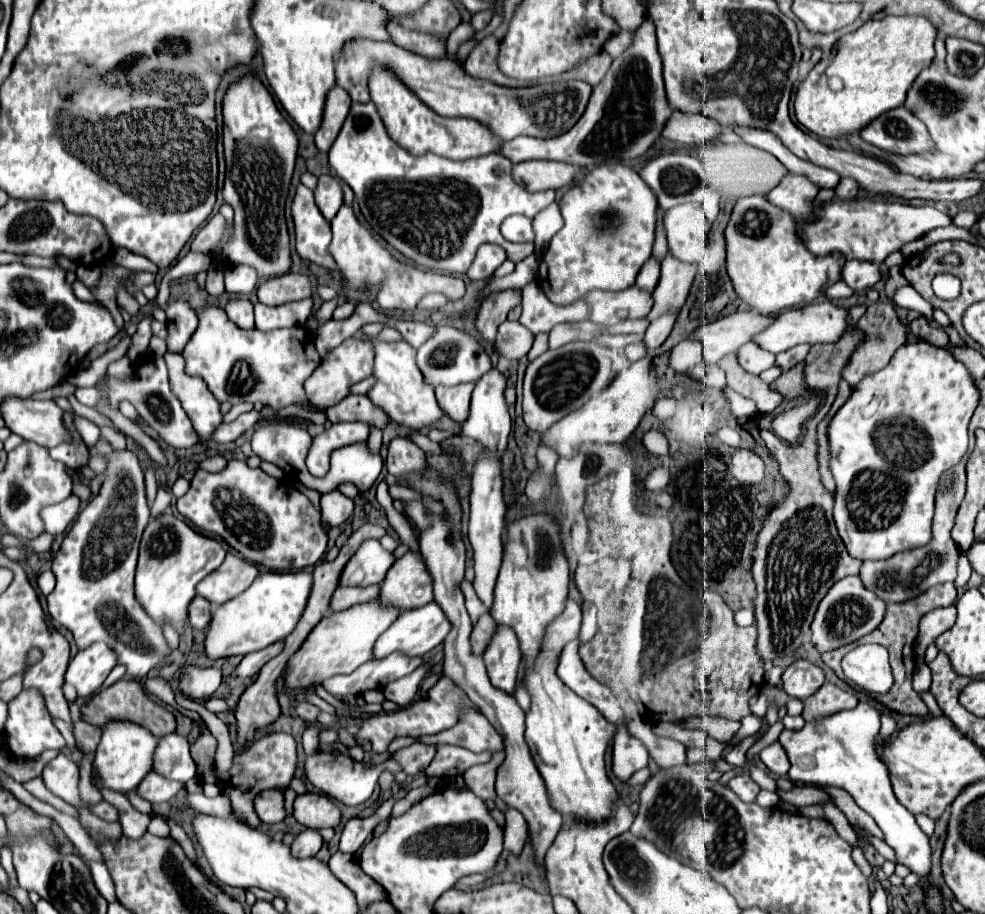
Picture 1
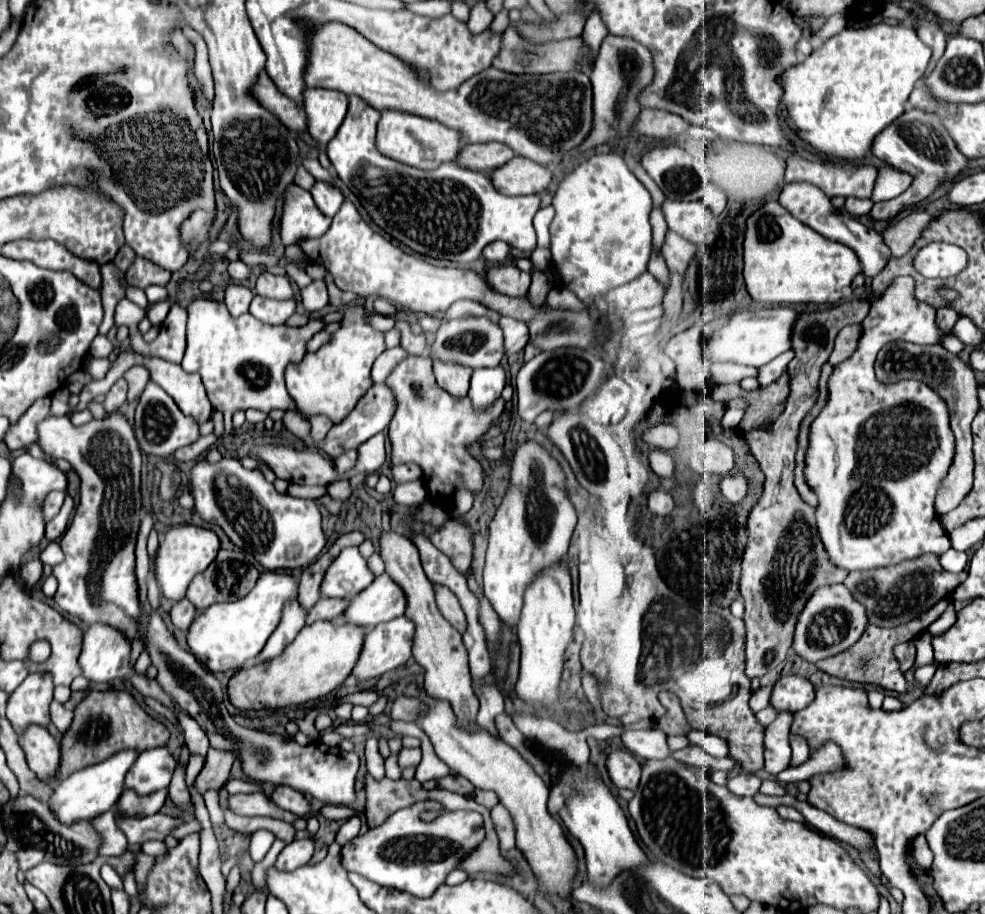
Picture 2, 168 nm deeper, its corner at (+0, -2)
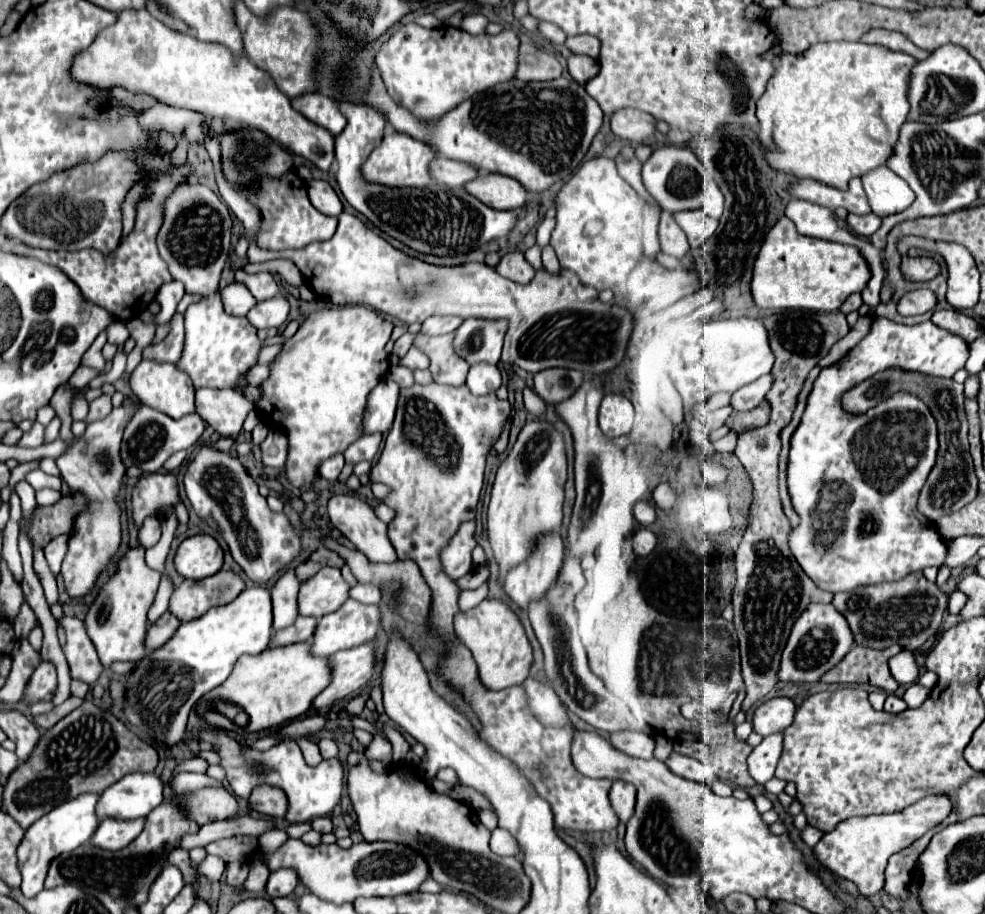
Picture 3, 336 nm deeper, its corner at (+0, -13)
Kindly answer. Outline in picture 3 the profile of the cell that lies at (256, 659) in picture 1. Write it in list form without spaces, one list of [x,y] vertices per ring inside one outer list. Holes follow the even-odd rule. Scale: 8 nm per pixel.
[[[286,568],[284,574],[276,580],[276,584],[270,588],[272,596],[272,614],[274,614],[274,628],[284,628],[294,622],[296,614],[296,594],[298,594],[300,582],[294,576],[294,568]]]

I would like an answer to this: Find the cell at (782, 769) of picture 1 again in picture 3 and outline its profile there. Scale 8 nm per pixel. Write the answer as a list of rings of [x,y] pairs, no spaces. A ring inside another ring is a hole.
[[[782,734],[764,738],[748,756],[748,772],[758,784],[766,784],[776,770],[776,762],[782,754]]]

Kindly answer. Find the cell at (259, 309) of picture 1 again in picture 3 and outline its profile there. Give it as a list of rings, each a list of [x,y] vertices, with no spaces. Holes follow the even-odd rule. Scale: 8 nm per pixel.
[[[278,296],[258,302],[246,316],[256,328],[280,328],[288,318],[288,300]]]

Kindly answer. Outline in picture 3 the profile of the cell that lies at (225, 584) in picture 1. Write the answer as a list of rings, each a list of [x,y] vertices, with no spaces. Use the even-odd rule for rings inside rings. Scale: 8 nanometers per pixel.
[[[220,570],[218,574],[204,580],[184,580],[170,598],[168,612],[178,620],[200,618],[208,608],[232,602],[244,590],[244,582],[238,574],[230,570]]]

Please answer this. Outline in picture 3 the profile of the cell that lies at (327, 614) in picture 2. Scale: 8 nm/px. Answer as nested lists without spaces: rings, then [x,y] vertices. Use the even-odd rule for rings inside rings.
[[[296,618],[292,626],[276,630],[272,634],[270,646],[288,646],[296,642],[306,642],[312,638],[314,628],[316,628],[316,618]]]

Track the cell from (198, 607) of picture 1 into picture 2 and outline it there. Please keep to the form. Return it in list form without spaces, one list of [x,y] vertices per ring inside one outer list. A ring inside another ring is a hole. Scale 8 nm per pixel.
[[[180,599],[180,603],[176,603],[172,607],[172,611],[170,611],[172,623],[182,631],[190,629],[192,621],[196,619],[196,615],[198,615],[198,611],[196,611],[196,607],[192,607],[192,603],[188,599]]]

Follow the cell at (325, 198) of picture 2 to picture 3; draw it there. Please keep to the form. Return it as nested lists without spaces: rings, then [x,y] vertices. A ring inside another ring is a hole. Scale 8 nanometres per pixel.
[[[312,180],[308,186],[308,196],[312,206],[326,216],[338,216],[342,212],[342,202],[326,180]]]

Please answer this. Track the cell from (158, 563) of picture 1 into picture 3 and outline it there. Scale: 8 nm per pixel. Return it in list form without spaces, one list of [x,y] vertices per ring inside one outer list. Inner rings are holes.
[[[196,534],[186,538],[174,558],[176,570],[184,578],[202,580],[210,574],[216,574],[222,568],[224,552],[220,544],[208,534]]]

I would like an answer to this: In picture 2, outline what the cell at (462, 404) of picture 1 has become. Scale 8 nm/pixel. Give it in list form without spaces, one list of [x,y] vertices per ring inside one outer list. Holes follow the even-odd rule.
[[[434,363],[434,375],[436,375],[436,383],[450,395],[458,399],[468,395],[470,375],[472,375],[468,367],[452,367],[446,363]]]

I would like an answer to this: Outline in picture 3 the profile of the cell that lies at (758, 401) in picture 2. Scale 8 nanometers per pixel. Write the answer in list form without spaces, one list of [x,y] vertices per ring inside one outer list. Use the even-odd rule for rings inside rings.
[[[762,402],[760,406],[756,406],[754,410],[748,410],[744,414],[732,414],[726,420],[726,426],[738,434],[752,430],[752,428],[760,428],[764,424],[768,424],[768,402]]]

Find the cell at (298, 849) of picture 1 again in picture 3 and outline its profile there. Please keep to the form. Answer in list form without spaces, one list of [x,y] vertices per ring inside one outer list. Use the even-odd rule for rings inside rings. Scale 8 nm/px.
[[[276,870],[270,874],[268,878],[268,884],[266,884],[266,892],[270,898],[276,898],[276,896],[290,896],[294,892],[298,884],[298,874],[294,870]]]

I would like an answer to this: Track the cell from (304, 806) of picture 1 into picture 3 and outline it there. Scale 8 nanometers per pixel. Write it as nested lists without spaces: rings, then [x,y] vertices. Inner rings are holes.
[[[270,784],[256,786],[248,796],[248,804],[252,810],[256,810],[264,816],[276,818],[276,820],[282,820],[286,814],[286,808],[288,808],[288,800],[286,800],[284,792]]]

